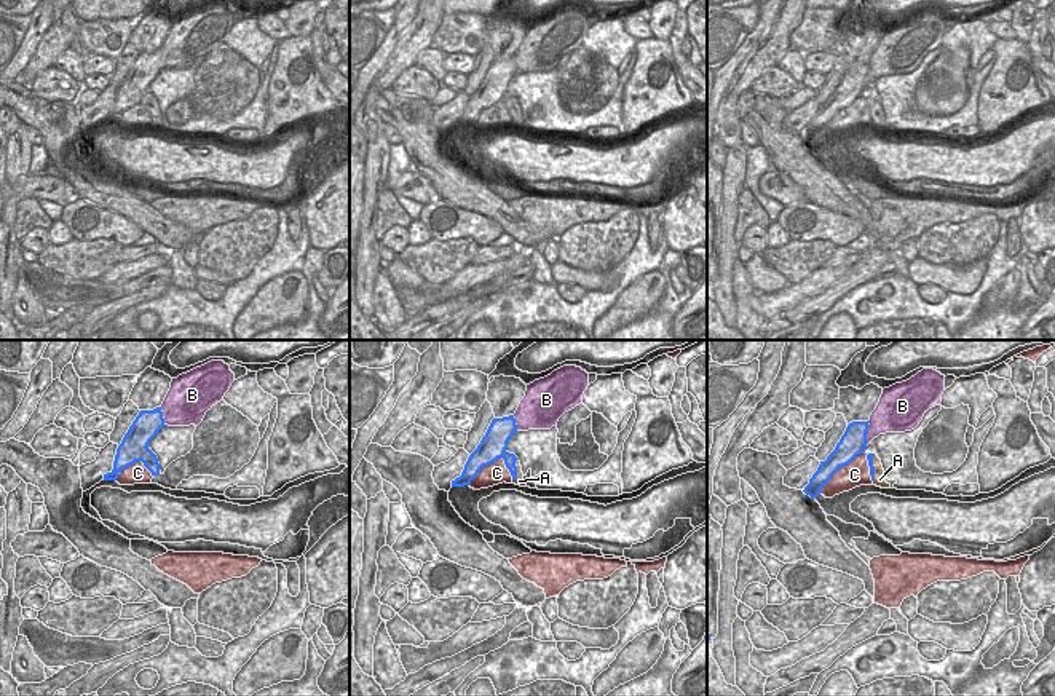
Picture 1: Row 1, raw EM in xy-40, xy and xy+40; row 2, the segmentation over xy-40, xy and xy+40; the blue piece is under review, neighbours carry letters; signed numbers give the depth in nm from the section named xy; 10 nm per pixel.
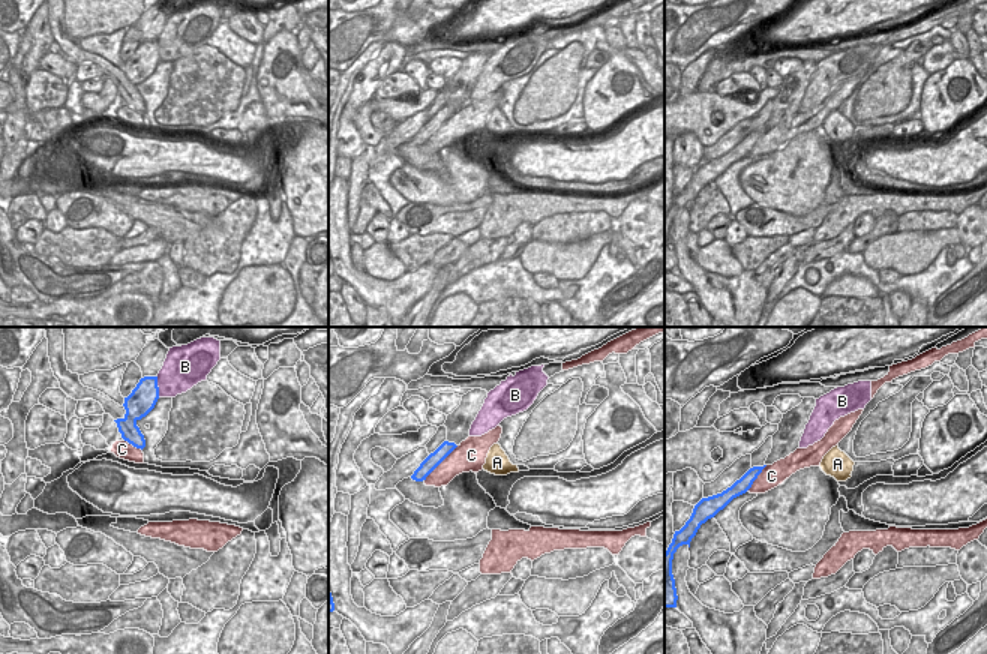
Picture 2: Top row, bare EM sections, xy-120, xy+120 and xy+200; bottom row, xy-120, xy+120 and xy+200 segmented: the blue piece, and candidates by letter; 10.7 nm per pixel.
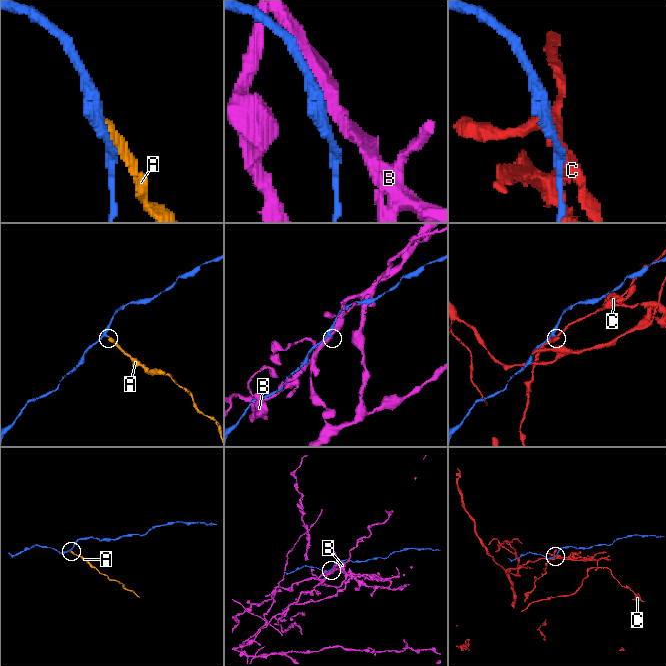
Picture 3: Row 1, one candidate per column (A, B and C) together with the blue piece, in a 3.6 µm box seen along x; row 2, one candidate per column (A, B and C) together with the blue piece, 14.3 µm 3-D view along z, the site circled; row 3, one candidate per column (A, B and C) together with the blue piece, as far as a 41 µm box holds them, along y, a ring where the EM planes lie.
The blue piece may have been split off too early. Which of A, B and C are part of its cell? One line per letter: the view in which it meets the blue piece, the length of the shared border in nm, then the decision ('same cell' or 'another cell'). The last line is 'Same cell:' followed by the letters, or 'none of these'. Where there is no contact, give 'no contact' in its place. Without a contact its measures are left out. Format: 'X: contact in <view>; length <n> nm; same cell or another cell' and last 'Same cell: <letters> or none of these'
A: contact in xy; length 240 nm; another cell
B: contact in xy+40; length 240 nm; another cell
C: contact in xy; length 480 nm; another cell
Same cell: none of these

